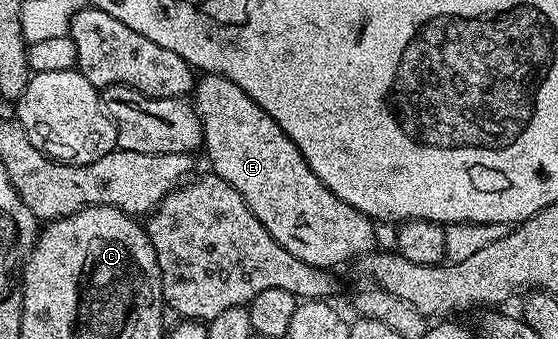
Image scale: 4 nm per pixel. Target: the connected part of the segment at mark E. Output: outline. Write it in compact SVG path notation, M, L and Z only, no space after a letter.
M203 74L195 83L193 105L203 121L202 149L207 150L210 169L241 192L253 216L265 224L269 236L281 248L310 266L336 268L350 258L358 259L376 245L376 223L333 196L317 180L297 144L281 132L277 120L241 92L233 80L220 74Z

